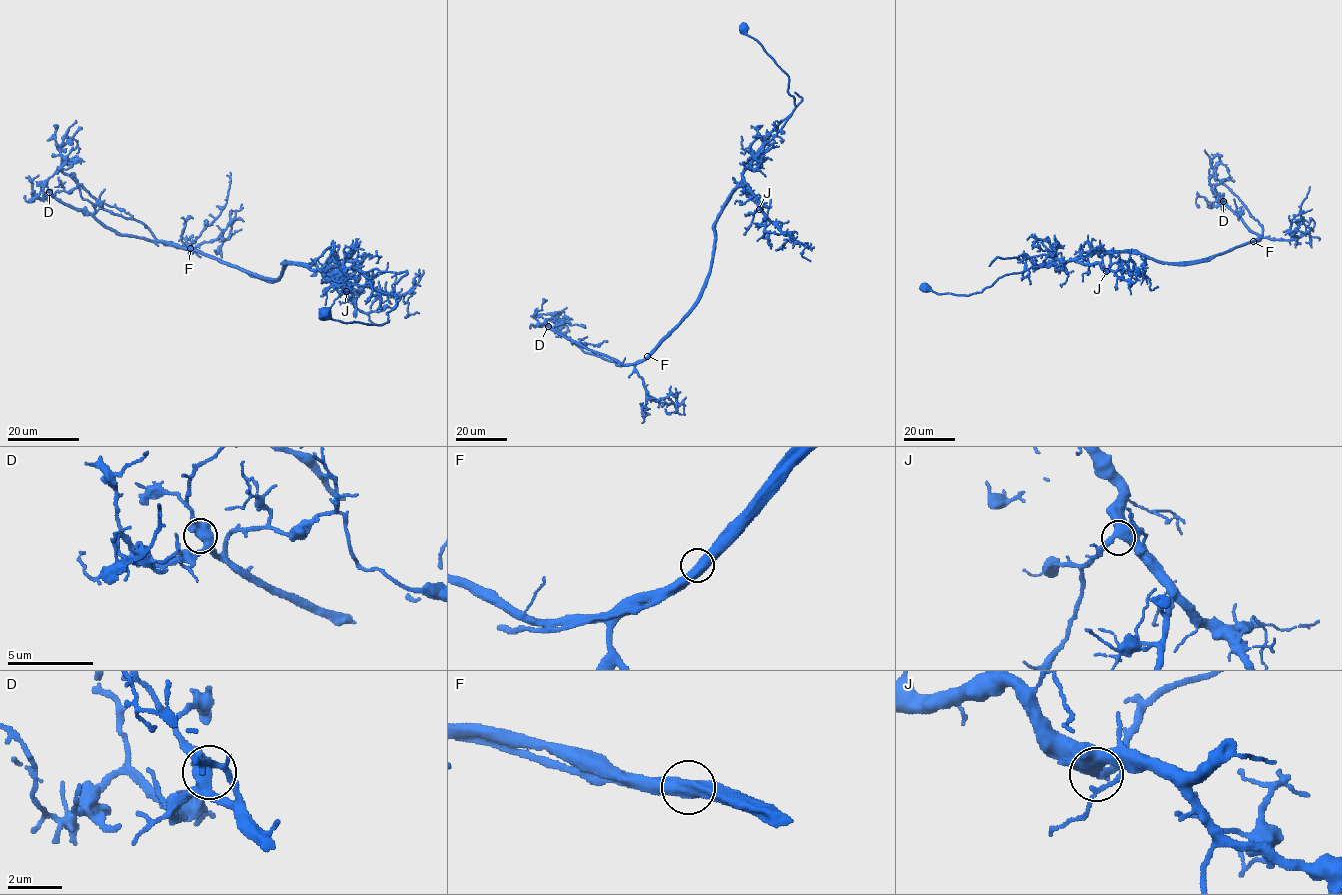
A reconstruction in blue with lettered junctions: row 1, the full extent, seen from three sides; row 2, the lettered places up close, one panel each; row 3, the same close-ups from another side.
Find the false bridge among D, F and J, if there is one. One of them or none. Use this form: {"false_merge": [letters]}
{"false_merge": ["F"]}

